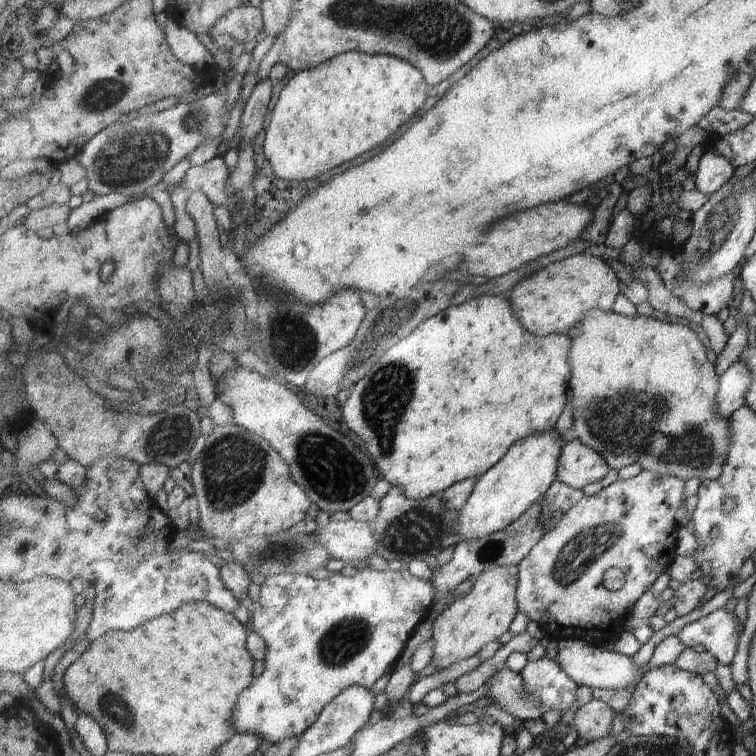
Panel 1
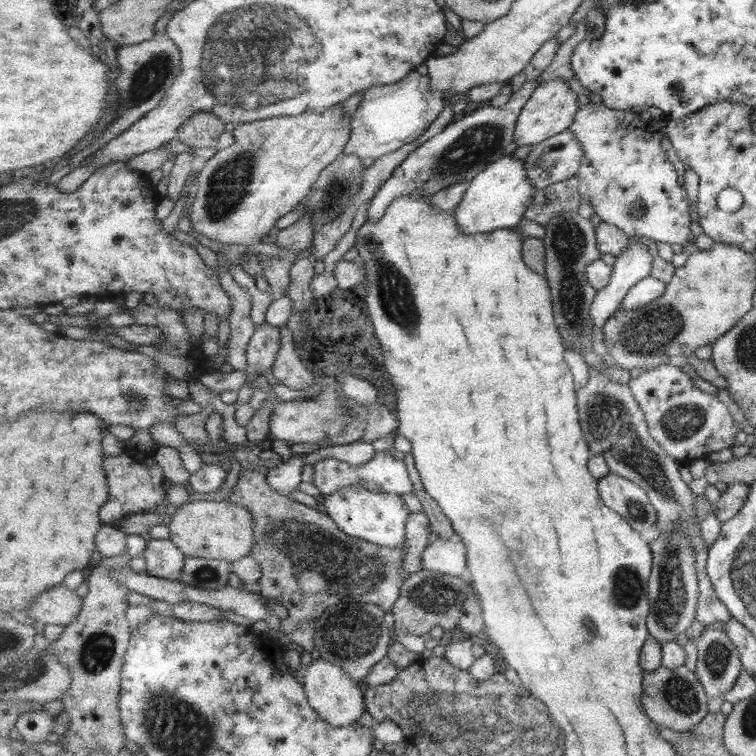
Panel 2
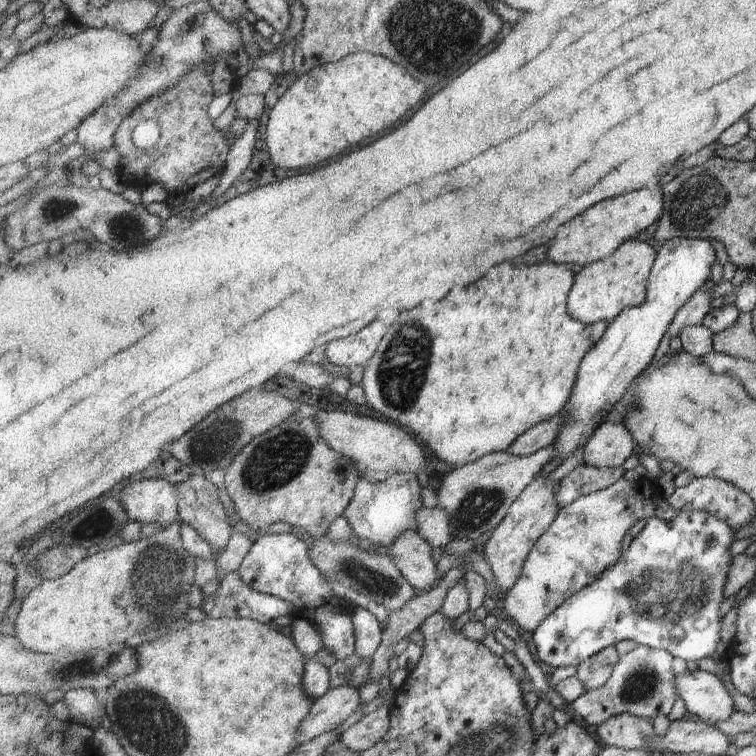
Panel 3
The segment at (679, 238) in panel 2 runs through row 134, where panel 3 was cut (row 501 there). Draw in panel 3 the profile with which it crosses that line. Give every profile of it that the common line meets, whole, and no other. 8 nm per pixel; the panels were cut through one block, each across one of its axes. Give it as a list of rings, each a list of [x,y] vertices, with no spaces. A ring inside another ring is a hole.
[[[621,477],[613,486],[578,498],[573,504],[562,508],[549,530],[537,541],[524,564],[523,574],[515,587],[504,598],[507,617],[517,623],[523,631],[534,633],[548,616],[579,591],[596,583],[600,576],[620,562],[623,555],[623,540],[627,532],[639,520],[657,517],[671,522],[677,516],[676,508],[663,498],[663,490],[650,478],[629,480]]]

